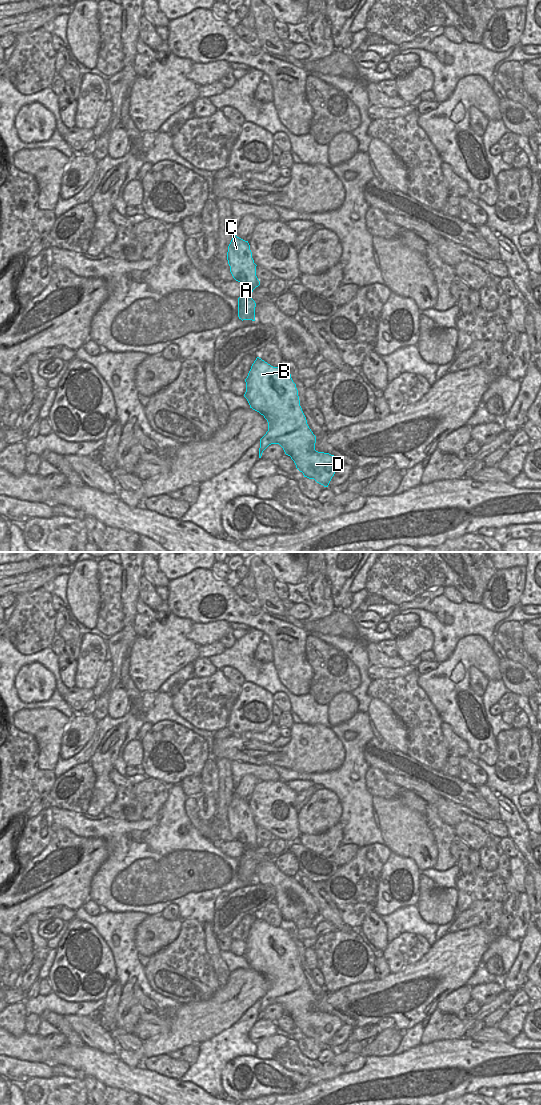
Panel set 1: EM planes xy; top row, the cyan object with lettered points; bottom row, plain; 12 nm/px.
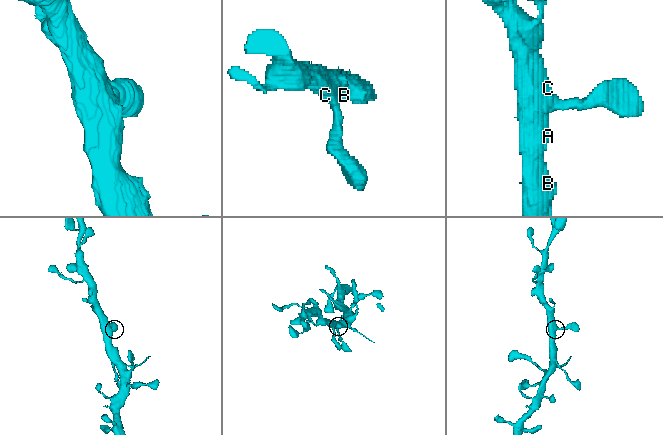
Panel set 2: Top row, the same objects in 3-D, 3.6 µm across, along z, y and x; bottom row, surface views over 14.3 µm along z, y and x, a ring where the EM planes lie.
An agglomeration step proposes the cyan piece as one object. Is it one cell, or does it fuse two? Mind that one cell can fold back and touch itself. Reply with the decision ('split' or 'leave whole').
leave whole

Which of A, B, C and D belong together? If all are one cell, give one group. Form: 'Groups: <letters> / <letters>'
Groups: A B C D

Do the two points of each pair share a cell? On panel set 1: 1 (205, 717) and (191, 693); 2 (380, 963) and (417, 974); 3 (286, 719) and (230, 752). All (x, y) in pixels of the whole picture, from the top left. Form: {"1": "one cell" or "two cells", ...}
{"1": "one cell", "2": "two cells", "3": "two cells"}

